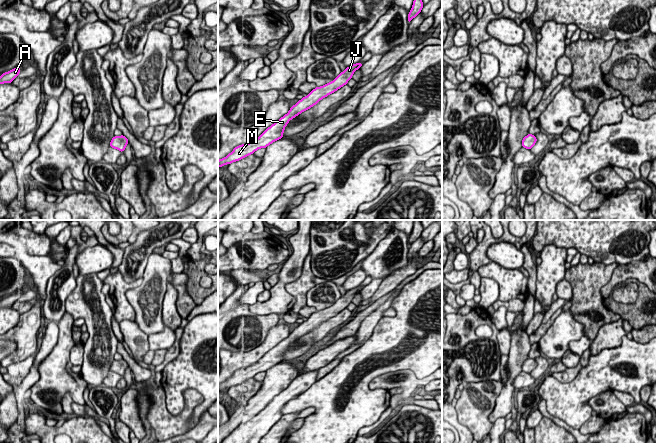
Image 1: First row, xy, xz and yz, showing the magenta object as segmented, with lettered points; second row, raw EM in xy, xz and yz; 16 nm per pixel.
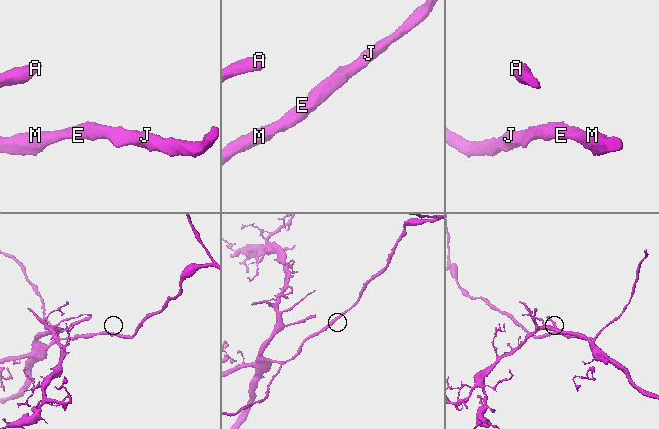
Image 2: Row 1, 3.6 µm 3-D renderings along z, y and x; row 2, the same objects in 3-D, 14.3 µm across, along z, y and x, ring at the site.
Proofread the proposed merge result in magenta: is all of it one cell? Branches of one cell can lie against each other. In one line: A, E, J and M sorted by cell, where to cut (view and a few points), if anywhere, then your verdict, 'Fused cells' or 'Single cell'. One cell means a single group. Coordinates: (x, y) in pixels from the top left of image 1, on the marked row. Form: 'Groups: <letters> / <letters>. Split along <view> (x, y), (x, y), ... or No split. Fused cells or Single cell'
Groups: A E J M. No split. Single cell

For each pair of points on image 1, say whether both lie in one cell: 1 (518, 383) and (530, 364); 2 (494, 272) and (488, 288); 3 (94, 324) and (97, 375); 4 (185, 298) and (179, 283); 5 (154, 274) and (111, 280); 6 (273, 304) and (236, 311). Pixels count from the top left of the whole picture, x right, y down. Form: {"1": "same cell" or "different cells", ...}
{"1": "different cells", "2": "different cells", "3": "same cell", "4": "same cell", "5": "different cells", "6": "different cells"}

